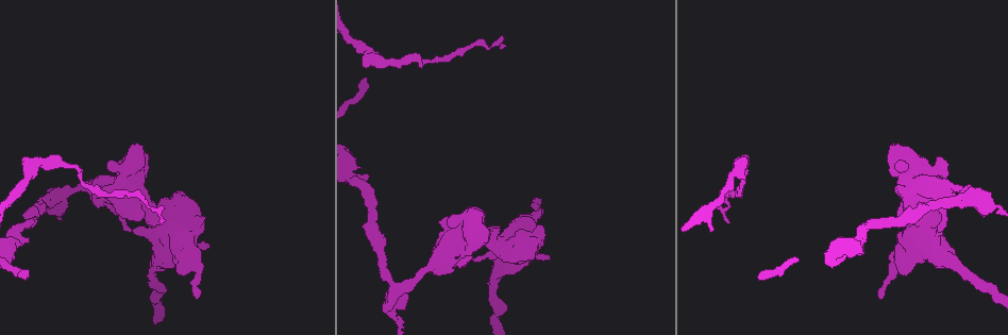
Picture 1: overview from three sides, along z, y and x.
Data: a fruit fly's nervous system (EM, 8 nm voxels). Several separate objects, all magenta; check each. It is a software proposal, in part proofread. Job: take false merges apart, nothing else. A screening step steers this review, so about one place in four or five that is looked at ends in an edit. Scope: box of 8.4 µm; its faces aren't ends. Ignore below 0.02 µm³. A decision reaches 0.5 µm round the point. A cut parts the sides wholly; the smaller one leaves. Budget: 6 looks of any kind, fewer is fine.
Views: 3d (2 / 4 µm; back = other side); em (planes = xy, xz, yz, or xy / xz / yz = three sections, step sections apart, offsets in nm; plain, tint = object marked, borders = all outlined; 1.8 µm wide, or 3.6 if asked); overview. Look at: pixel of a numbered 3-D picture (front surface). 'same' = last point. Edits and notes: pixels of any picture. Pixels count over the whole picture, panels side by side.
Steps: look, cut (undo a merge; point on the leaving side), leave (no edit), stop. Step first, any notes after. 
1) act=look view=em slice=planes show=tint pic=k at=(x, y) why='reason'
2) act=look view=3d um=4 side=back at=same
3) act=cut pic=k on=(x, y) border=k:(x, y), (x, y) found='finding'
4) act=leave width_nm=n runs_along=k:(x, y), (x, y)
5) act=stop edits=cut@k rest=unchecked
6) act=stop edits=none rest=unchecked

act=look view=3d um=2 pic=1 at=(968, 199) why='abrupt turn'

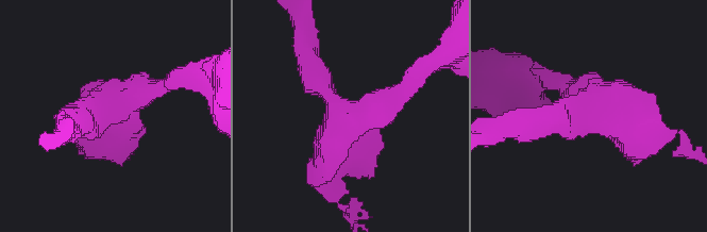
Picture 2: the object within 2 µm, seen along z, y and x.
act=look view=em slice=planes show=plain pic=2 at=(342, 118) why='need the tissue'

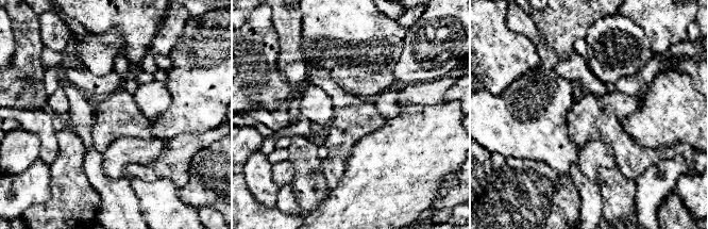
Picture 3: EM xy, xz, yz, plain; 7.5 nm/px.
act=look view=em slice=planes show=tint at=same

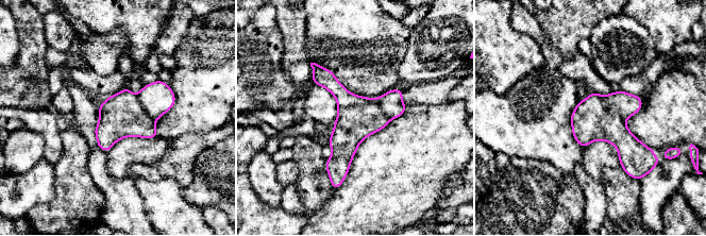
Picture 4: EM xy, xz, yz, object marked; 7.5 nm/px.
act=cut pic=4 on=(121, 115) border=4:(136, 96), (143, 108), (154, 121) found='a second neuron is stuck on'

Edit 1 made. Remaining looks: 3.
act=look view=3d um=2 pic=1 at=(122, 223) why='closes a loop'

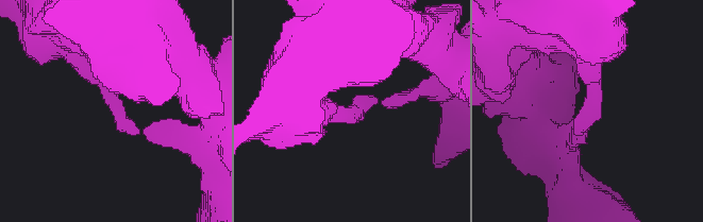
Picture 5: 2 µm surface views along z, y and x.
act=look view=em slice=xz step=16 show=tint pic=5 at=(114, 106)

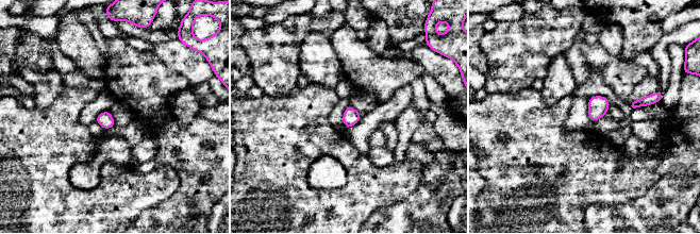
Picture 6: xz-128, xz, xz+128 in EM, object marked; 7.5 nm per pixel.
act=look view=em slice=planes show=tint at=same why='cut it another way'

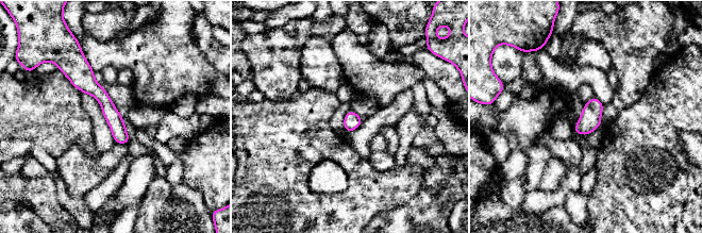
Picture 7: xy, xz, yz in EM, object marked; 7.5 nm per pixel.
act=leave runs_along=7:(79, 65), (126, 140) found='one neuron here'

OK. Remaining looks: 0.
act=stop edits=cut@4 rest=unchecked

